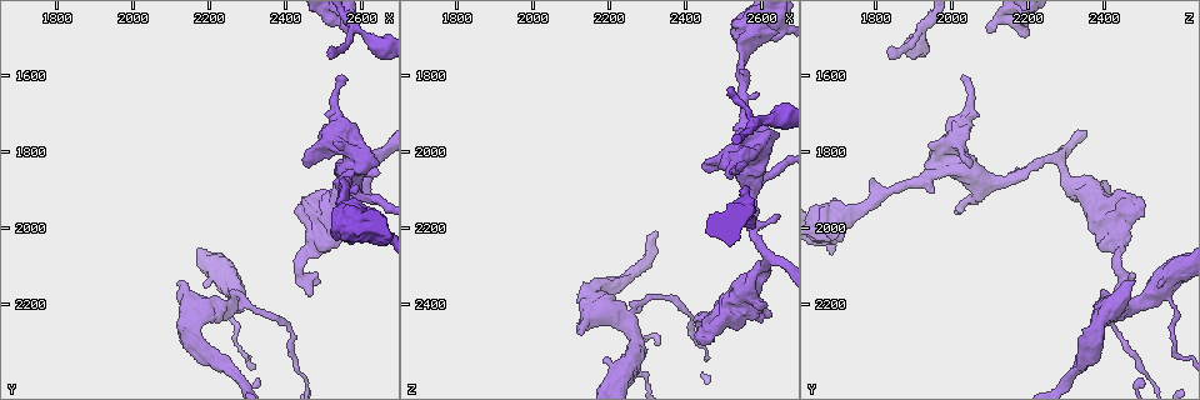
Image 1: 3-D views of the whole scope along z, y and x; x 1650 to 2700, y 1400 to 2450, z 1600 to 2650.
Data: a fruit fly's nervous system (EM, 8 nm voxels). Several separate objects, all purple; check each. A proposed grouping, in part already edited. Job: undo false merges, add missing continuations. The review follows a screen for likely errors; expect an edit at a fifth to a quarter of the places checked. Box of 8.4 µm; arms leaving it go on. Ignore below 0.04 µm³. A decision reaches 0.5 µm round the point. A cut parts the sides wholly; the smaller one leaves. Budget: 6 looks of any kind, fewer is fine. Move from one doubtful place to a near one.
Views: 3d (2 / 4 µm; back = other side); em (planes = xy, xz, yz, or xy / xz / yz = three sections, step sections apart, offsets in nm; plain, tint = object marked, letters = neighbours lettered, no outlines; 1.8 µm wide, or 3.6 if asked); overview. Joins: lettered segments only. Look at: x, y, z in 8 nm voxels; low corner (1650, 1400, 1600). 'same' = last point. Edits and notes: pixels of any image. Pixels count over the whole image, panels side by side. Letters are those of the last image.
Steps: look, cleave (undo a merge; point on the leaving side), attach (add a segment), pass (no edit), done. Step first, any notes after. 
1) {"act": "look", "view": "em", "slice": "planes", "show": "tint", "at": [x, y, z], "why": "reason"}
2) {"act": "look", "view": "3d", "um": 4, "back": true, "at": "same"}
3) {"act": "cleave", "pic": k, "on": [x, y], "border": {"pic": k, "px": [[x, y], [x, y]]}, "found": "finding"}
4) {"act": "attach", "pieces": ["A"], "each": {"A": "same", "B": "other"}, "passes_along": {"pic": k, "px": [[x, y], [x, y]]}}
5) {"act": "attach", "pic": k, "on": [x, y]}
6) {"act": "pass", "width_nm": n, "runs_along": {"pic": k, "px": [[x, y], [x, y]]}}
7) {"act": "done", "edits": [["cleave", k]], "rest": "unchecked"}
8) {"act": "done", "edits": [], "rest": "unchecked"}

{"act": "look", "view": "em", "um": 3.6, "slice": "planes", "show": "plain", "at": [2575, 1910, 2340]}

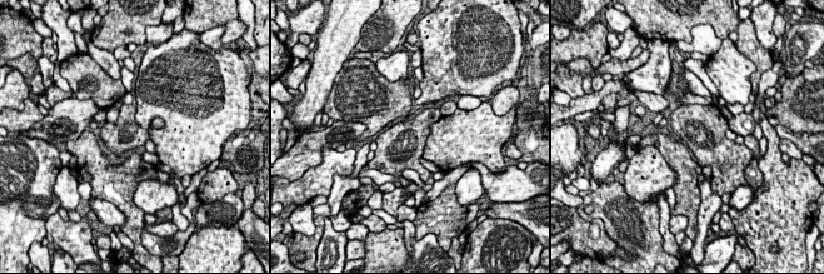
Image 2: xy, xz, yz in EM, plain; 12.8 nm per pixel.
{"act": "look", "view": "em", "um": 3.6, "slice": "planes", "show": "tint", "at": "same", "why": "with the object marked"}

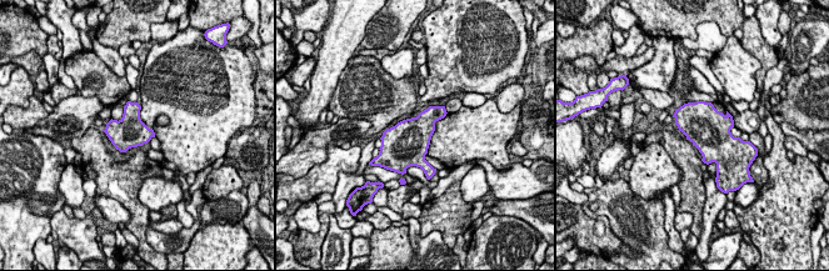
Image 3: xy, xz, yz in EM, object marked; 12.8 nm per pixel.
{"act": "look", "view": "em", "um": 3.6, "slice": "planes", "show": "letters", "at": "same"}

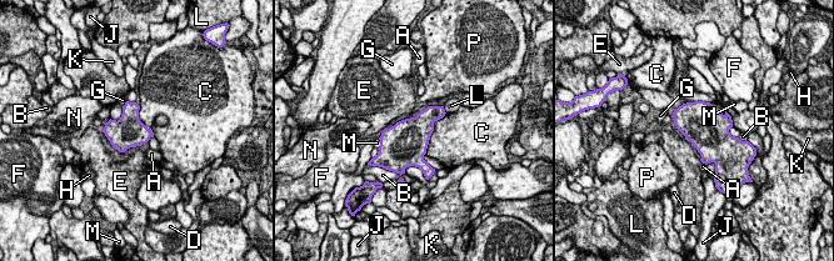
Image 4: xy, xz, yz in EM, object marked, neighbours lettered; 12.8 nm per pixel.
{"act": "pass", "each": {"A": "other", "B": "other", "C": "other", "D": "other", "E": "other", "F": "other", "G": "other", "H": "other", "J": "other", "K": "other", "L": "other", "M": "other", "N": "other", "P": "other"}, "border": {"pic": 4, "px": [[445, 113], [434, 123], [424, 154]]}, "found": "continuous, no second neuron"}

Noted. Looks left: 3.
{"act": "look", "view": "em", "slice": "planes", "show": "letters", "at": [2575, 1500, 2190], "why": "an open end"}

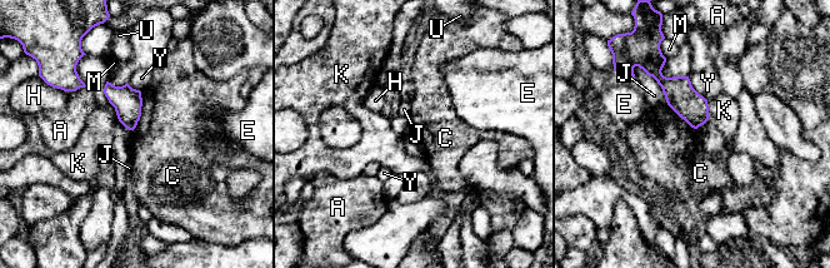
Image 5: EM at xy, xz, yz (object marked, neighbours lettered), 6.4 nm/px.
{"act": "pass", "each": {"A": "other", "C": "other", "E": "other", "H": "other", "J": "other", "K": "other", "M": "other", "U": "other", "Y": "other"}, "border": {"pic": 5, "px": [[141, 92], [141, 115], [131, 130]]}, "found": "none of them fits"}

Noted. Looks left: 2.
{"act": "look", "view": "em", "slice": "xz", "step": 16, "show": "letters", "at": [2520, 1525, 1835], "why": "an open end"}

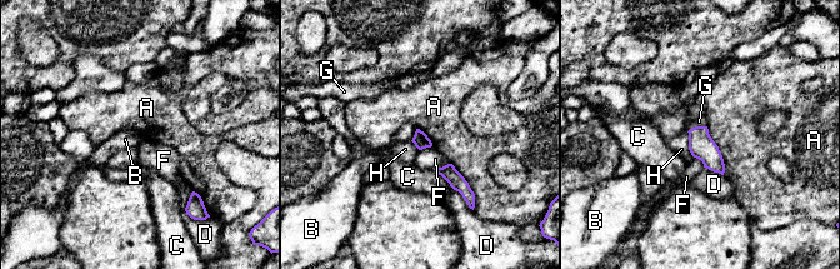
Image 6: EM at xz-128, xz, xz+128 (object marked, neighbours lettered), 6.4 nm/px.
{"act": "attach", "pieces": ["G"], "width_nm": 100, "each": {"A": "other", "B": "other", "C": "other", "D": "other", "F": "other", "G": "same", "H": "other"}, "found": "the neuron continues"}

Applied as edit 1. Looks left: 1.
{"act": "done", "edits": [["attach", 6]], "rest": "unchecked"}

